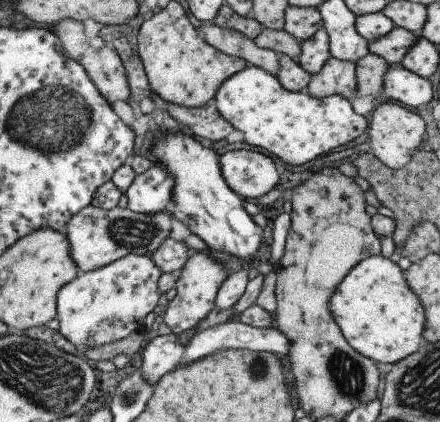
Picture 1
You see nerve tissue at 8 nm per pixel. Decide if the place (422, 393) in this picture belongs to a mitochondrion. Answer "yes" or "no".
yes

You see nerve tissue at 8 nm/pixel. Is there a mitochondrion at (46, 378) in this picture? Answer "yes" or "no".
yes

